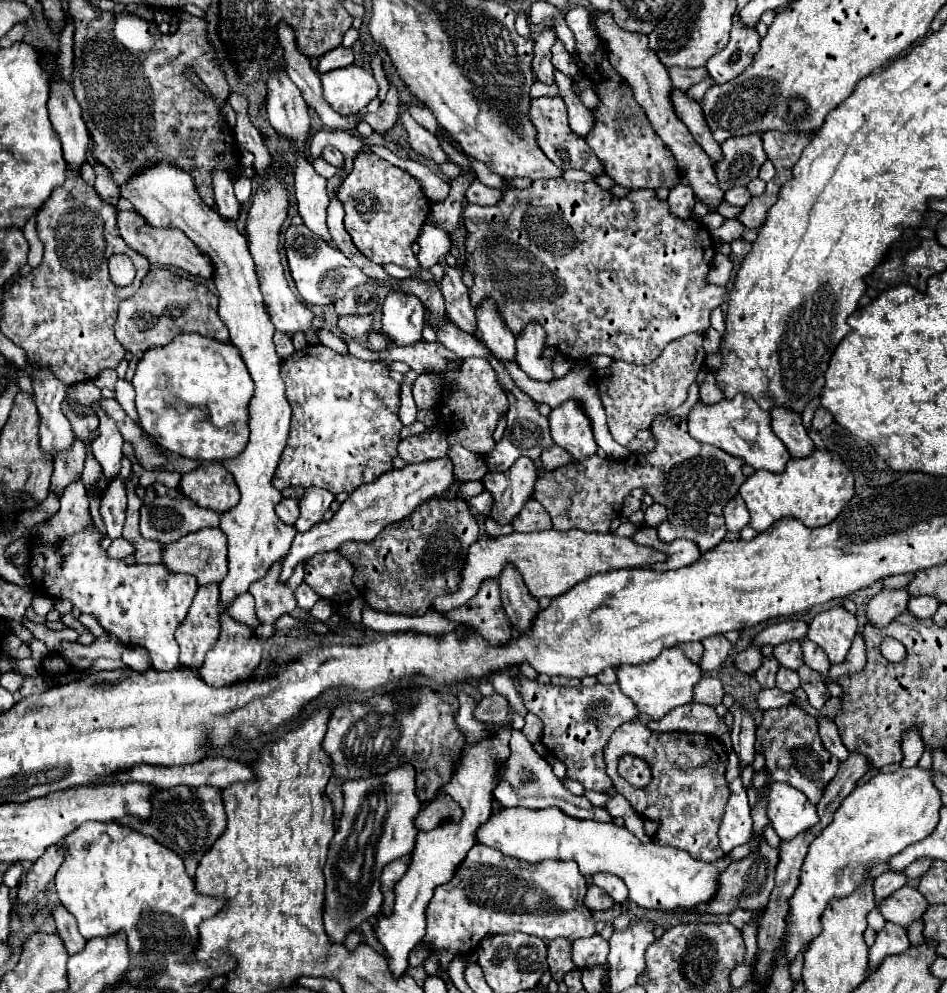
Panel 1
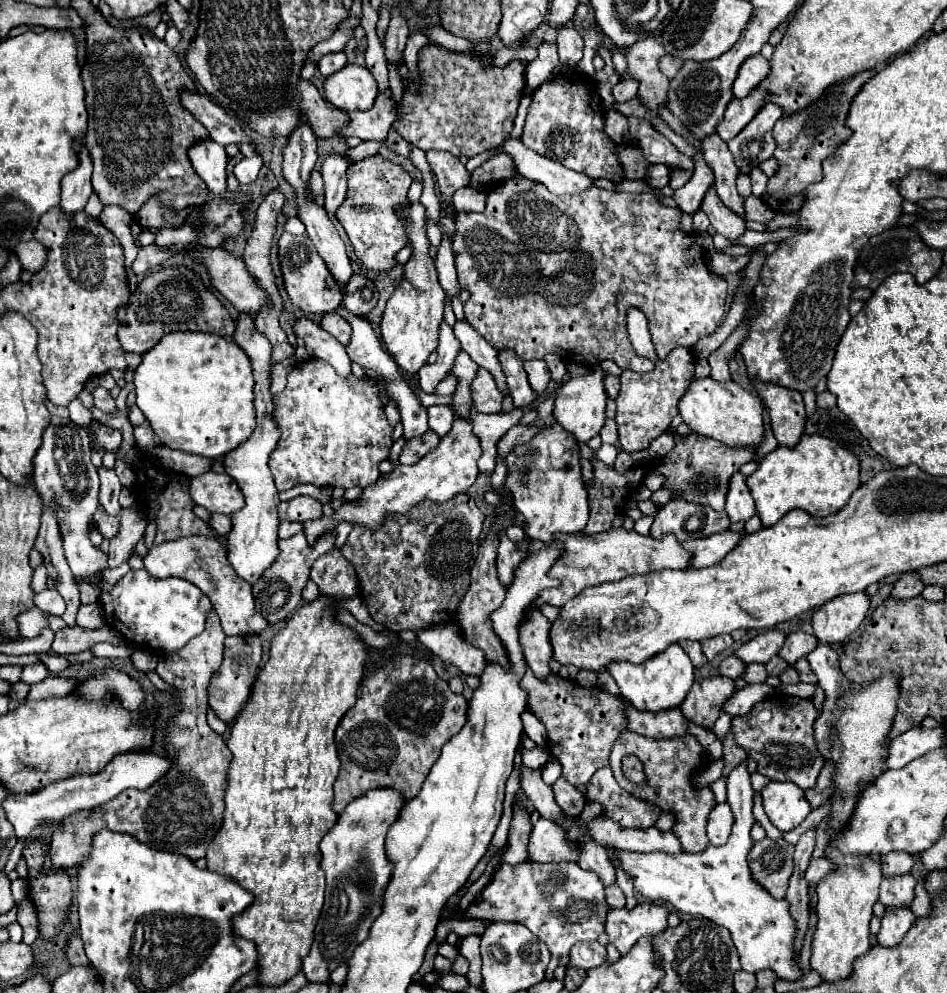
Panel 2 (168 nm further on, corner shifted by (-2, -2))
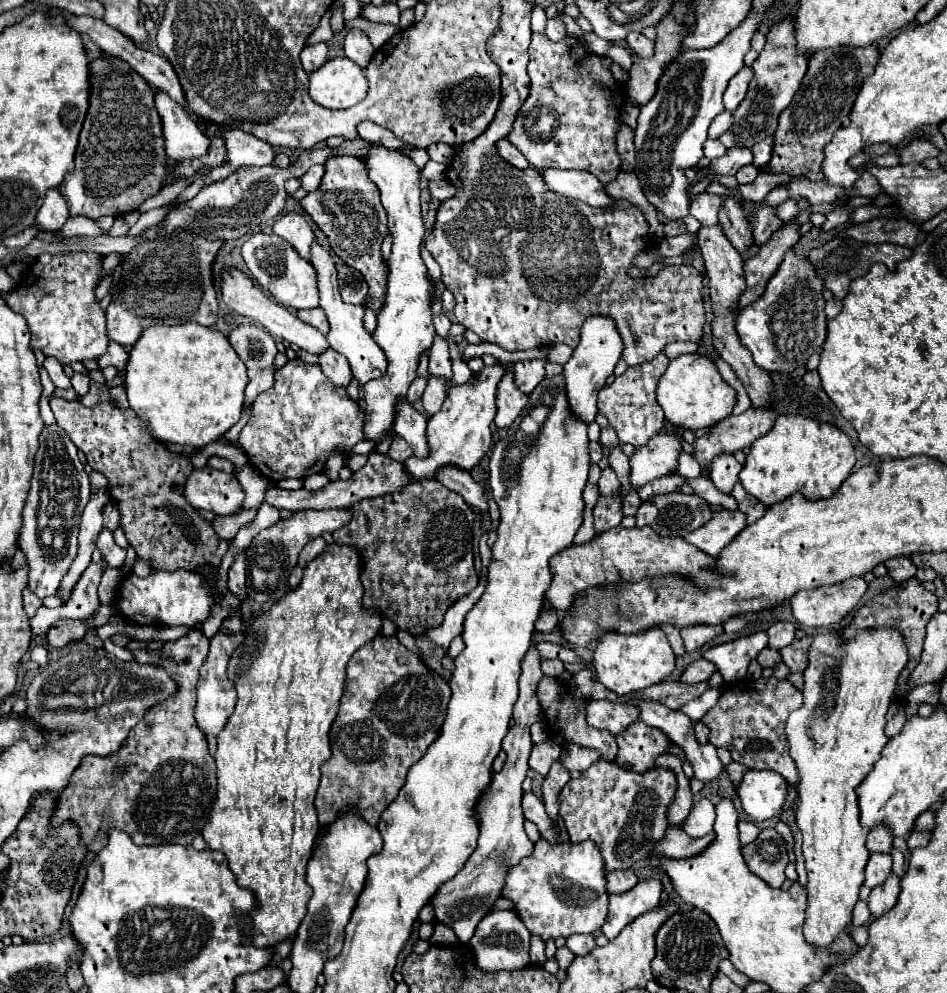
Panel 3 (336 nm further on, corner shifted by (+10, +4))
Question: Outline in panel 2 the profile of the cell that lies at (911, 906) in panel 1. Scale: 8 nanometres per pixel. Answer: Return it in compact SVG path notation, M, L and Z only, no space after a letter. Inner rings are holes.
M910 873L884 877L880 885L880 901L886 907L902 907L902 905L908 907L914 899L914 885L916 885L916 879Z

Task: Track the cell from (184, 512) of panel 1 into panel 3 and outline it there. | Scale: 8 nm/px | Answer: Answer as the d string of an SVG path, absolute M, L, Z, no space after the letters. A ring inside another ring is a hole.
M244 511L244 513L236 513L236 515L230 516L216 516L214 517L214 521L212 521L212 527L214 527L214 531L218 533L218 537L222 537L222 539L226 539L226 541L232 541L234 539L234 535L238 533L238 529L242 527L242 525L246 525L246 523L250 523L252 519L254 519L254 511Z

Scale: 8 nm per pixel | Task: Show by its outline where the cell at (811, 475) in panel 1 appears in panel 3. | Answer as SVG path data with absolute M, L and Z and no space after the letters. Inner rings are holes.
M778 415L774 427L752 445L740 471L742 487L764 507L800 491L806 499L832 497L854 467L854 447L840 429L800 415Z

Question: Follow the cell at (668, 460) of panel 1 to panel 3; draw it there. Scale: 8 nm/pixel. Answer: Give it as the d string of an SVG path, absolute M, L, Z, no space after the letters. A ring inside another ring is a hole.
M750 407L742 415L720 421L708 435L694 439L694 459L704 471L710 471L714 457L722 453L734 455L736 451L750 447L758 437L766 435L772 429L776 417L778 413L774 409L766 411Z

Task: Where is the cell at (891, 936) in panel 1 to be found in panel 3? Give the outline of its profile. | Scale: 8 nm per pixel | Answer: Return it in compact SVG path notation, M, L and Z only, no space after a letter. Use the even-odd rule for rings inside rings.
M892 873L886 879L886 883L880 887L874 887L868 897L868 907L870 907L872 919L886 915L886 911L890 911L894 907L894 903L898 901L898 895L900 895L900 879Z

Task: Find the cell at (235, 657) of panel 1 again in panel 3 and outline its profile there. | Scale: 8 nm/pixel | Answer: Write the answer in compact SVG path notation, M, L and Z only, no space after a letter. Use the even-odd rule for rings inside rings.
M218 633L210 639L210 653L208 659L204 661L202 669L200 669L200 679L198 679L198 703L194 709L194 717L198 727L206 733L206 735L218 735L222 731L222 727L226 725L228 717L234 711L236 705L236 695L234 695L234 685L230 683L228 675L226 675L226 667L230 661L230 655L234 653L234 649L242 643L244 633Z

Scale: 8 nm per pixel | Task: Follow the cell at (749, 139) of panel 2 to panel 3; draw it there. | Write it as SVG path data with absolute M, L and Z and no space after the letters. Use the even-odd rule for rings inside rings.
M784 19L782 23L774 25L768 33L768 43L760 51L758 59L752 63L754 77L748 87L748 95L734 111L734 123L732 127L720 137L720 143L726 149L734 147L746 147L752 149L754 143L774 135L778 127L778 115L790 105L794 93L800 87L800 81L806 73L808 57L796 53L796 39L794 39L794 23L792 19Z

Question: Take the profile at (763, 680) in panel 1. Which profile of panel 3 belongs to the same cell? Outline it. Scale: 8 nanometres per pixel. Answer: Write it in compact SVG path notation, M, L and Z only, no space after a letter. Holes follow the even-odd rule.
M766 649L766 651L760 651L760 655L756 657L756 661L762 665L762 667L774 667L776 663L780 663L780 653L774 651L774 649Z

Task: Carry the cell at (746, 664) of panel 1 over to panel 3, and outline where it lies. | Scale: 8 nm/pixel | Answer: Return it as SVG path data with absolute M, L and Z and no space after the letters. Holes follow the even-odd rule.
M698 659L694 663L688 665L688 669L682 673L682 679L684 683L698 683L698 681L708 681L712 677L712 673L716 671L714 663L706 661L706 659Z

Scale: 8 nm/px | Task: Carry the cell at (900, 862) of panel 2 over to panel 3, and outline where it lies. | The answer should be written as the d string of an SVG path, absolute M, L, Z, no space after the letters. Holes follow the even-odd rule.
M878 825L868 833L866 847L870 853L892 853L892 837L890 829L884 825Z

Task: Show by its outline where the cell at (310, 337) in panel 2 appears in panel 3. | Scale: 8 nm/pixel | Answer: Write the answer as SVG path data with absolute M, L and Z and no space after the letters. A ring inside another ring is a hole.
M334 349L326 351L326 355L322 355L318 359L318 365L322 367L324 375L338 387L348 387L350 379L352 379L352 371L350 371L350 363L340 355L336 353Z

